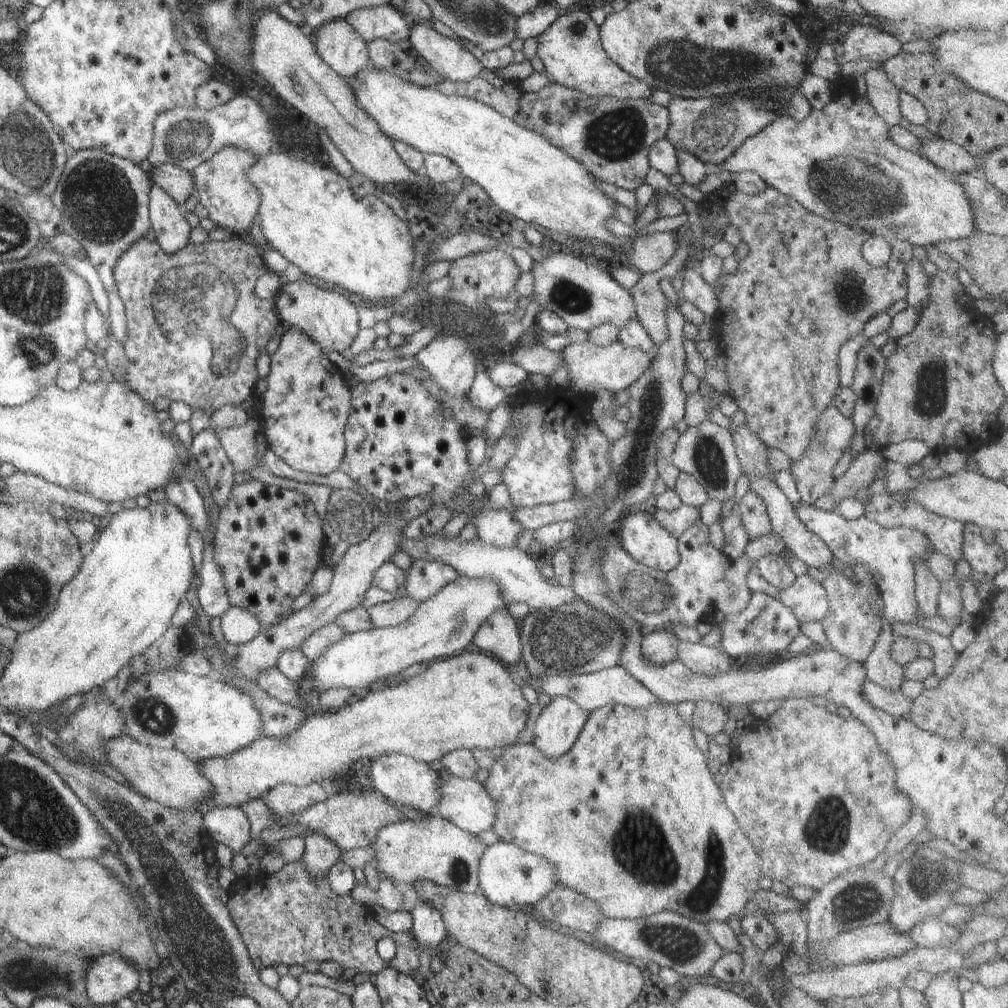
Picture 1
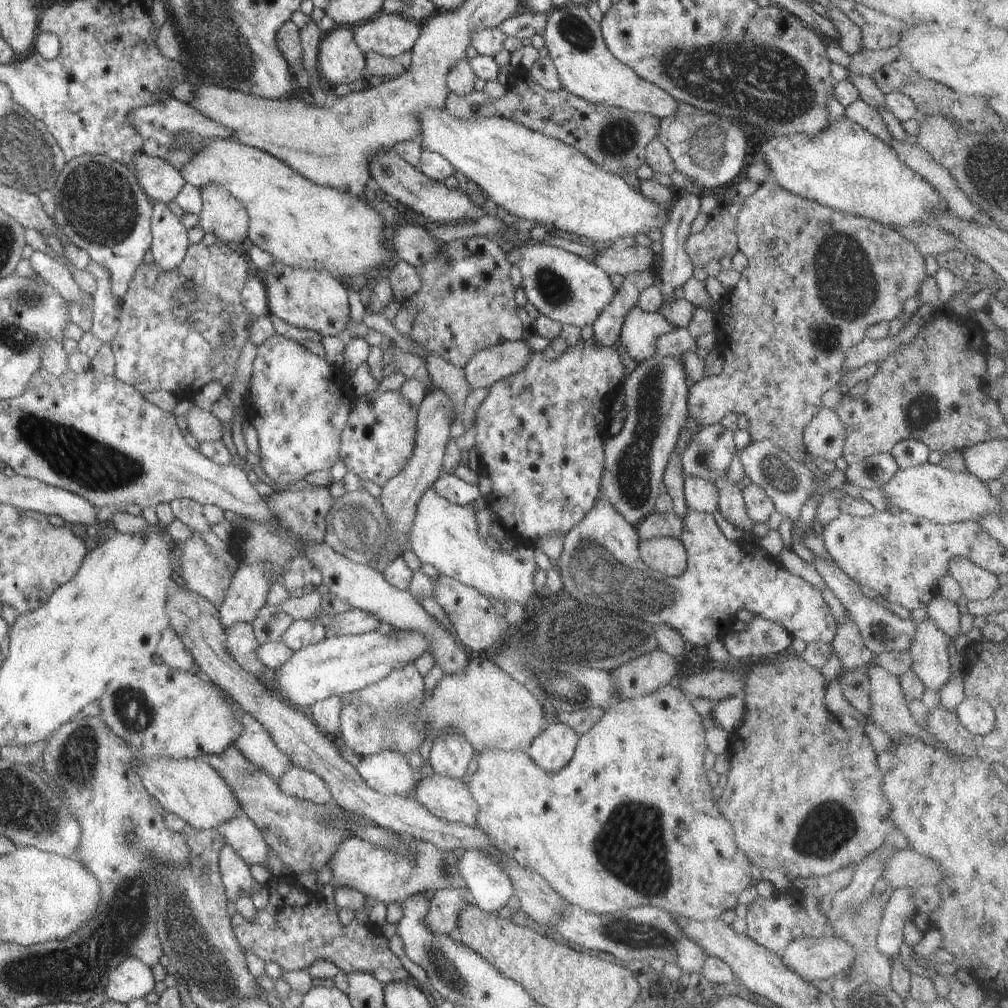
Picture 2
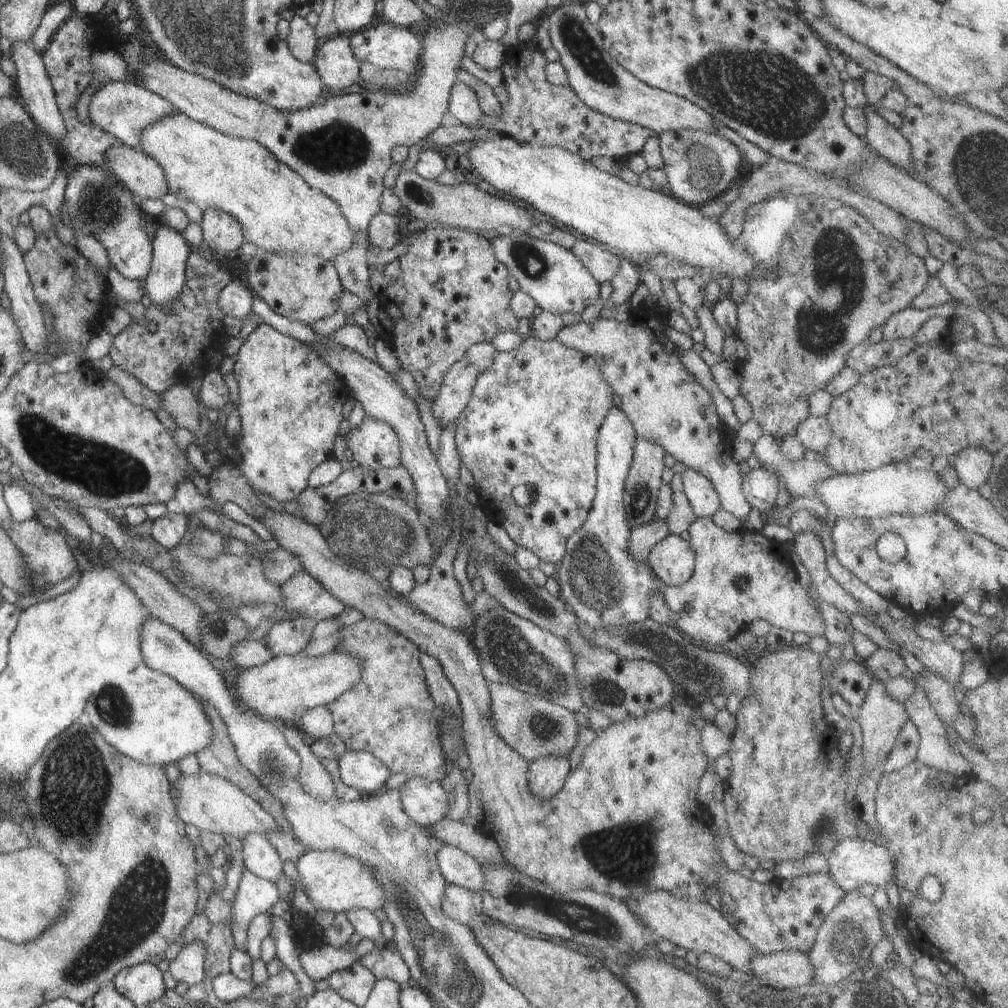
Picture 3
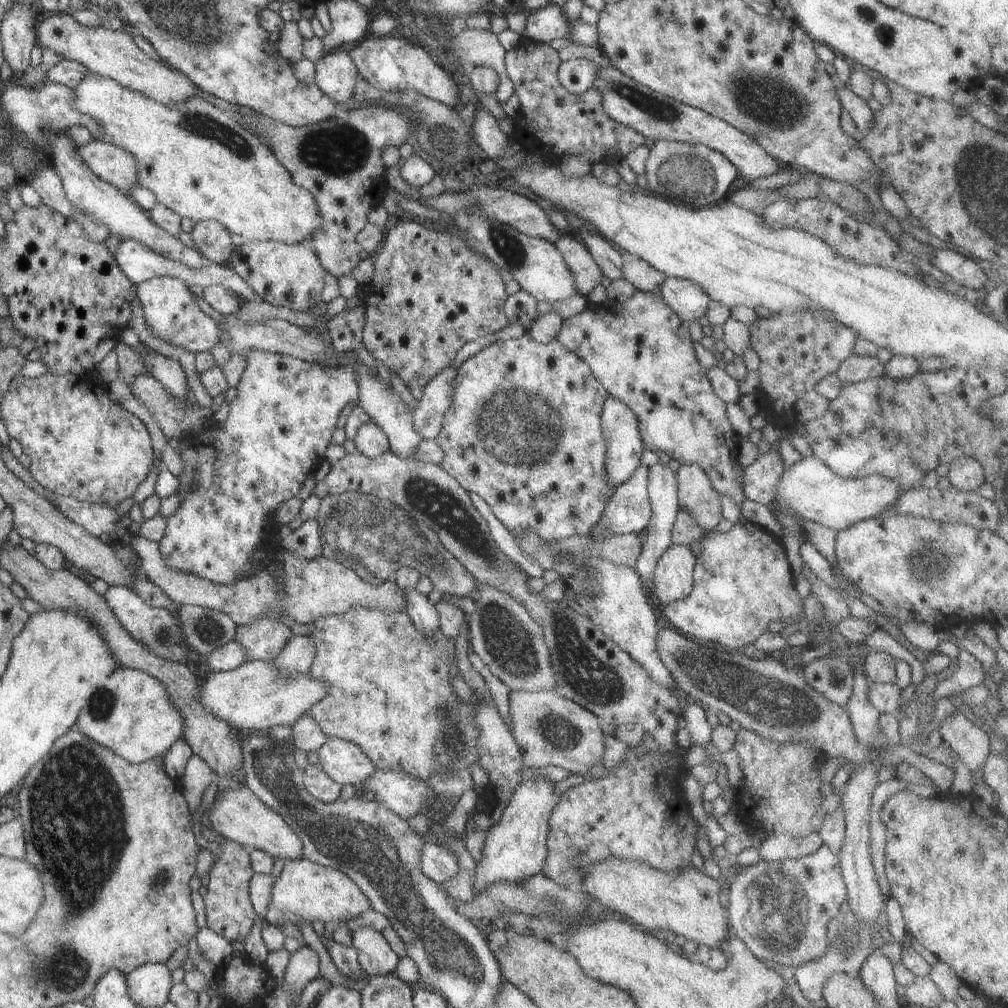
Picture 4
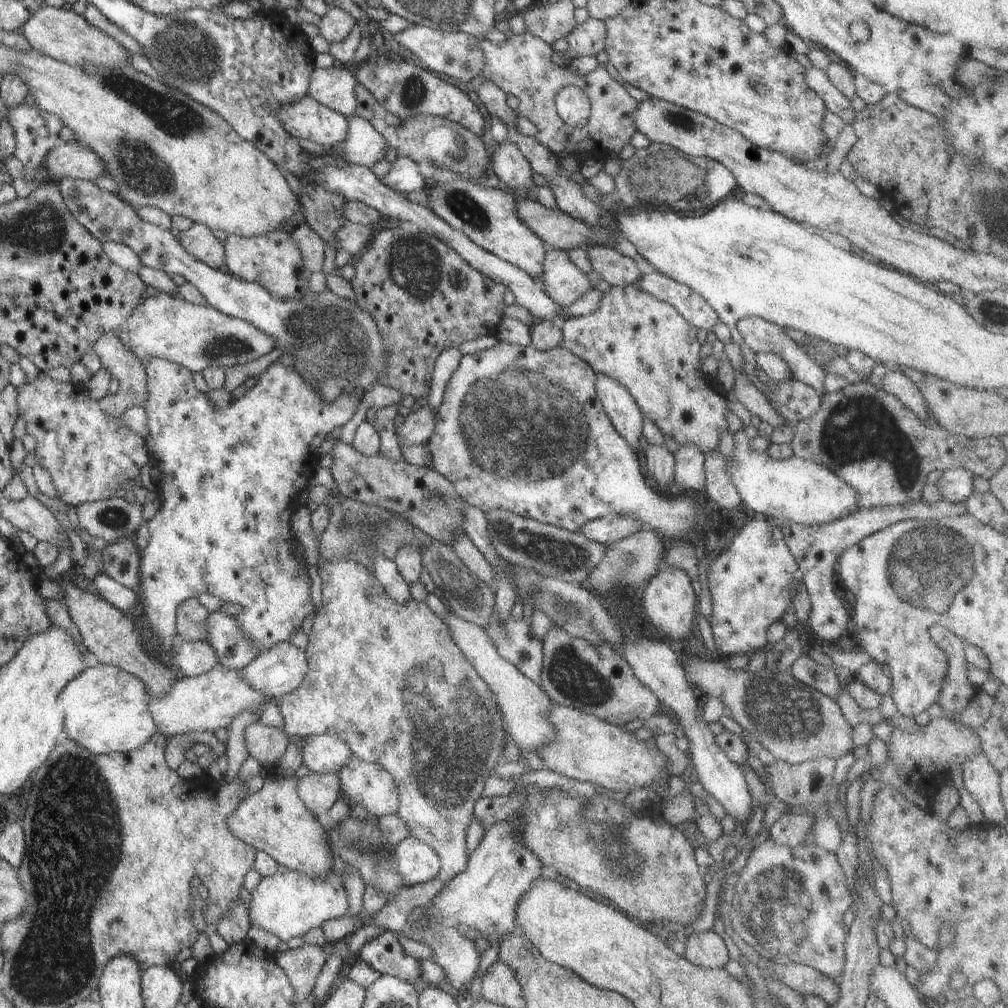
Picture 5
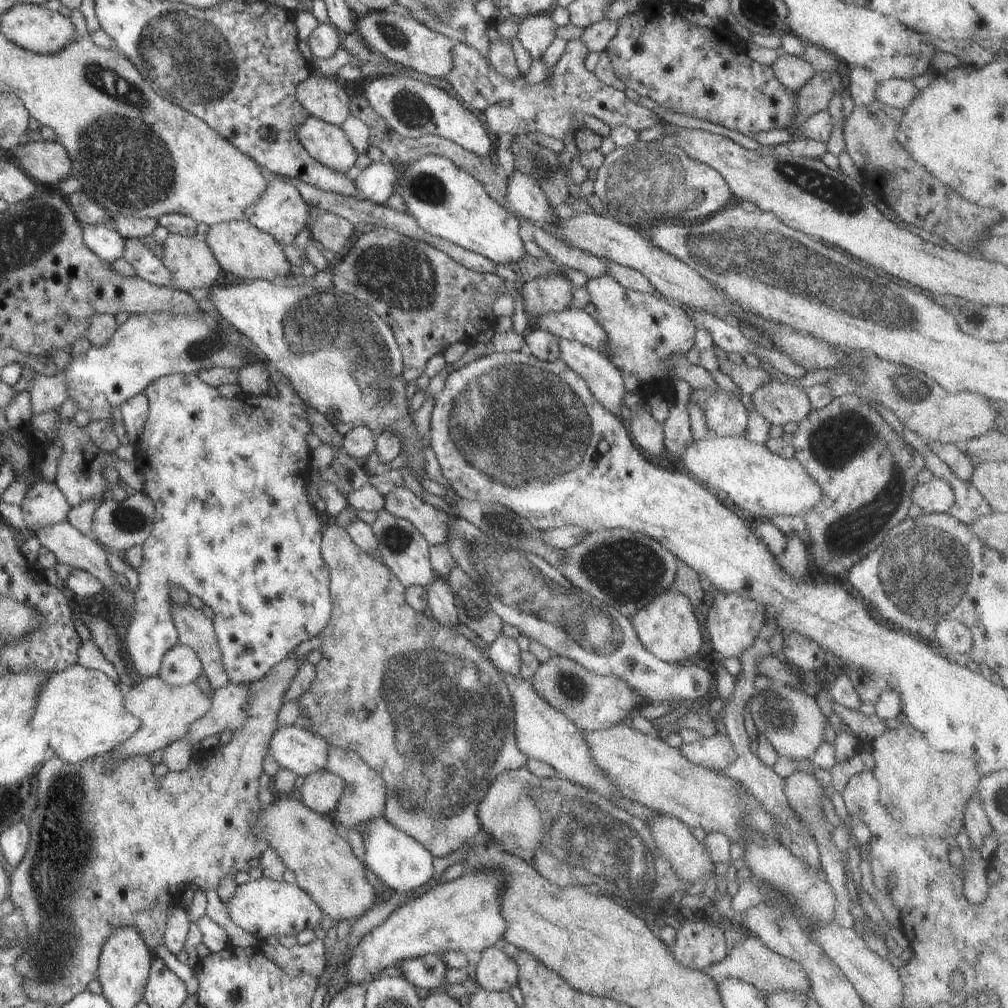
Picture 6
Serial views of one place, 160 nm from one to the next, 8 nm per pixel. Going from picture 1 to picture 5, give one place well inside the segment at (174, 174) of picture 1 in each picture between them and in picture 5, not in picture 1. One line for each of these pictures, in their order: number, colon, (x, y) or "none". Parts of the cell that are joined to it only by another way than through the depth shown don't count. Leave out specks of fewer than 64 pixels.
2: (161, 181)
3: (138, 172)
4: (113, 164)
5: (72, 159)

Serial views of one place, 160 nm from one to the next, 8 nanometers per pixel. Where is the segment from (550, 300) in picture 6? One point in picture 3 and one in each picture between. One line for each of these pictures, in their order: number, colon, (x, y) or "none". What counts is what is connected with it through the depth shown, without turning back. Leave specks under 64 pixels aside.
3: (604, 265)
4: (588, 274)
5: (564, 282)

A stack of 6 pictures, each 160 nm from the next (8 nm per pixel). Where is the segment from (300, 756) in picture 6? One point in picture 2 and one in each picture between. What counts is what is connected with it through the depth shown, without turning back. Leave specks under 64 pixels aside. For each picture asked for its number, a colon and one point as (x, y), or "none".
2: (387, 772)
3: (365, 772)
4: (346, 763)
5: (324, 754)

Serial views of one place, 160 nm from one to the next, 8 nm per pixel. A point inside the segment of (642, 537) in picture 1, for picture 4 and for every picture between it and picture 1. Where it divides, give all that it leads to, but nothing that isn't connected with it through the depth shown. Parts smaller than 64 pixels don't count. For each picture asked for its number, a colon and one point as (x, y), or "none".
2: (667, 555)
3: (672, 560)
4: (673, 580)

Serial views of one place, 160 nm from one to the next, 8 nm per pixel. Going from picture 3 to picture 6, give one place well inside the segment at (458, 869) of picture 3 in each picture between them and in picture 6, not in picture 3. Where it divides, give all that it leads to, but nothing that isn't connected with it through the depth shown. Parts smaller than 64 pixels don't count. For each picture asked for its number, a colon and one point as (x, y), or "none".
4: (438, 863)
5: (417, 862)
6: (401, 863)

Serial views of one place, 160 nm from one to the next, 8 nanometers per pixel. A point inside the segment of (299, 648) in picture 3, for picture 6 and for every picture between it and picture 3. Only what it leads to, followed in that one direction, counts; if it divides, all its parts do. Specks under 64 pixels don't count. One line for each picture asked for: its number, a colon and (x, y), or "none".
4: (264, 640)
5: (235, 649)
6: (195, 630)

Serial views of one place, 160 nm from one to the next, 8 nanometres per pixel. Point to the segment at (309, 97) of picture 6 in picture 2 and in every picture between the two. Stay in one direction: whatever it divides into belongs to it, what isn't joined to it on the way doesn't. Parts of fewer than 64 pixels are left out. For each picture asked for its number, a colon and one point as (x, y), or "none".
2: (340, 61)
3: (334, 62)
4: (336, 74)
5: (334, 87)

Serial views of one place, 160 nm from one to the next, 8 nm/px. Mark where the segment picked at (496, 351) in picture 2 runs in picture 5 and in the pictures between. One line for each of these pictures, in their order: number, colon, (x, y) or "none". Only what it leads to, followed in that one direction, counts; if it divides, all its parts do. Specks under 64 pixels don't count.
3: (455, 393)
4: (429, 412)
5: (418, 426)

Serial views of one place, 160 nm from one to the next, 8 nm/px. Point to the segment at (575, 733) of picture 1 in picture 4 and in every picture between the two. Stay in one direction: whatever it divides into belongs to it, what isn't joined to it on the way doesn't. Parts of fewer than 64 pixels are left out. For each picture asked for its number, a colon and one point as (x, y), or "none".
2: (551, 749)
3: (546, 775)
4: (515, 849)

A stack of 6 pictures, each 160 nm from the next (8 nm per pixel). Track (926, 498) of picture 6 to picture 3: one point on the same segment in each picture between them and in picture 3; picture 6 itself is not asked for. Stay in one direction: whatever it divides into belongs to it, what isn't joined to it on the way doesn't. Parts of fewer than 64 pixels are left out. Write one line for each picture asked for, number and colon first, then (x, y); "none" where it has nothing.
3: (973, 465)
4: (966, 474)
5: (955, 485)

